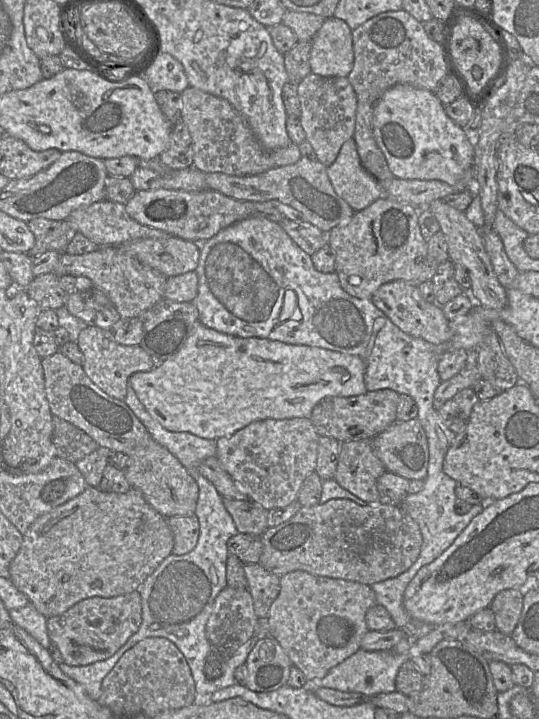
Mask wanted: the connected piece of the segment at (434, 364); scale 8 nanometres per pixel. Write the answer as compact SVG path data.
M252 216L240 220L201 243L200 258L195 271L198 275L198 292L192 302L198 310L199 321L208 328L241 338L267 338L287 344L321 347L346 355L358 356L366 366L364 382L367 391L390 389L399 395L410 396L417 404L417 419L425 431L429 449L427 476L422 490L415 494L407 494L398 503L398 506L419 525L422 534L420 555L407 571L397 577L370 585L376 595L377 605L386 608L396 628L403 630L406 637L410 639L410 648L408 652L402 654L393 653L391 650L359 649L333 667L321 679L321 687L342 692L361 693L368 697L395 692L395 680L400 666L414 656L429 654L440 641L446 639L441 627L416 620L407 613L403 605L405 589L420 568L439 557L471 520L483 511L487 503L474 504L466 514L457 514L455 488L458 483L443 471L445 454L456 437L456 434L444 424L439 412L433 406L434 393L442 382L438 374L438 361L445 352L425 340L401 331L373 304L370 298L358 299L349 295L341 287L336 272L323 273L316 270L311 256L291 239L280 224L264 217Z

